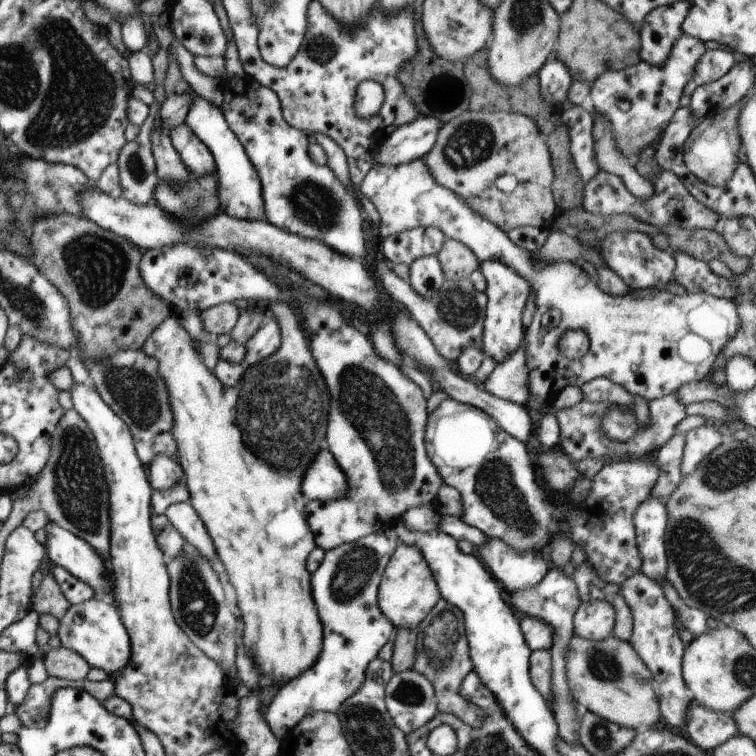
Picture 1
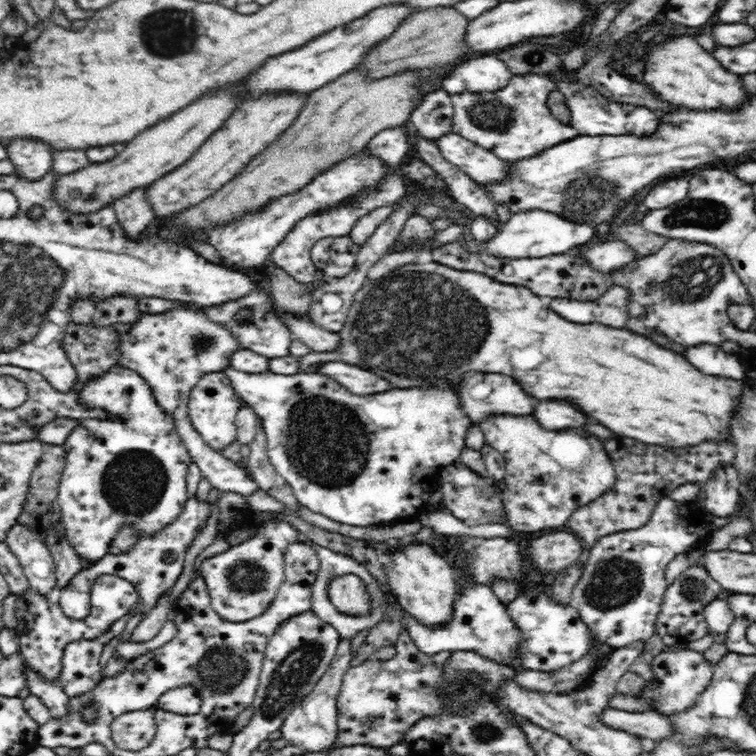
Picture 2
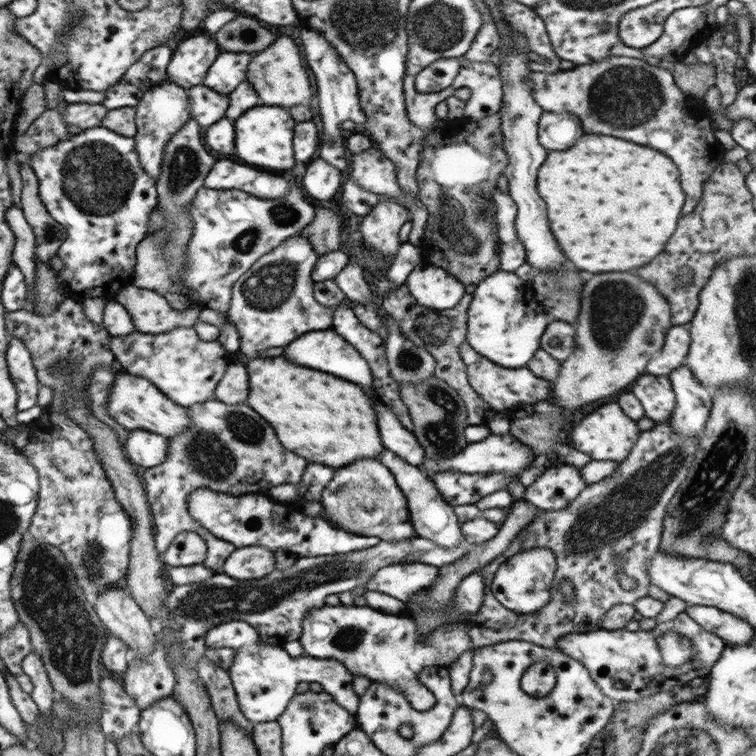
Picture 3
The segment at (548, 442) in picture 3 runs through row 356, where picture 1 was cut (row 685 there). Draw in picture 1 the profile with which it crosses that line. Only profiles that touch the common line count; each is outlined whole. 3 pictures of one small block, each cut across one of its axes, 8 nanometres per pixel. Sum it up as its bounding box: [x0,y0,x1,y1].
[565,634,661,732]

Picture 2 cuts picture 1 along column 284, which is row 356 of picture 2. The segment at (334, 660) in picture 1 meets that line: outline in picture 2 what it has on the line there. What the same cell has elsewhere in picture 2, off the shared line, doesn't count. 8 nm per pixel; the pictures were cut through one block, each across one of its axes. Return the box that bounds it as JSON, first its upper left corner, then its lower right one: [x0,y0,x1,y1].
[684,344,746,380]

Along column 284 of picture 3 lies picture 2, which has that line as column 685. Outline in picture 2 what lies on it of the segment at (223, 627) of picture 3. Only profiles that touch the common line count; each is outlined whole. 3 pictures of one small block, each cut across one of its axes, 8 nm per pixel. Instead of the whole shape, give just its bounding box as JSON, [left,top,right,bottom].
[636,650,714,716]

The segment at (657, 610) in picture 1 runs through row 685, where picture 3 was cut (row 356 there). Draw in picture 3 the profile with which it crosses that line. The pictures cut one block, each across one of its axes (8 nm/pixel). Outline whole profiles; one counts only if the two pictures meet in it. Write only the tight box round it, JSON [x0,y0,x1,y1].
[645,326,691,378]

